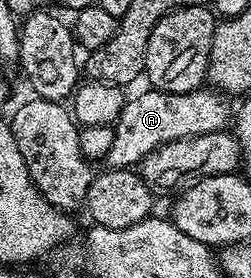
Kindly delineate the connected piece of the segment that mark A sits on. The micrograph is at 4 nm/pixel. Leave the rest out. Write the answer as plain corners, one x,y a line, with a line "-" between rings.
147,88
136,98
128,97
123,103
119,121
114,123
115,139
113,148
107,153
106,165
111,168
135,168
145,156
173,140
227,130
233,118
233,106
231,110
227,102
230,102
228,95
214,88
190,90
188,94
170,94

